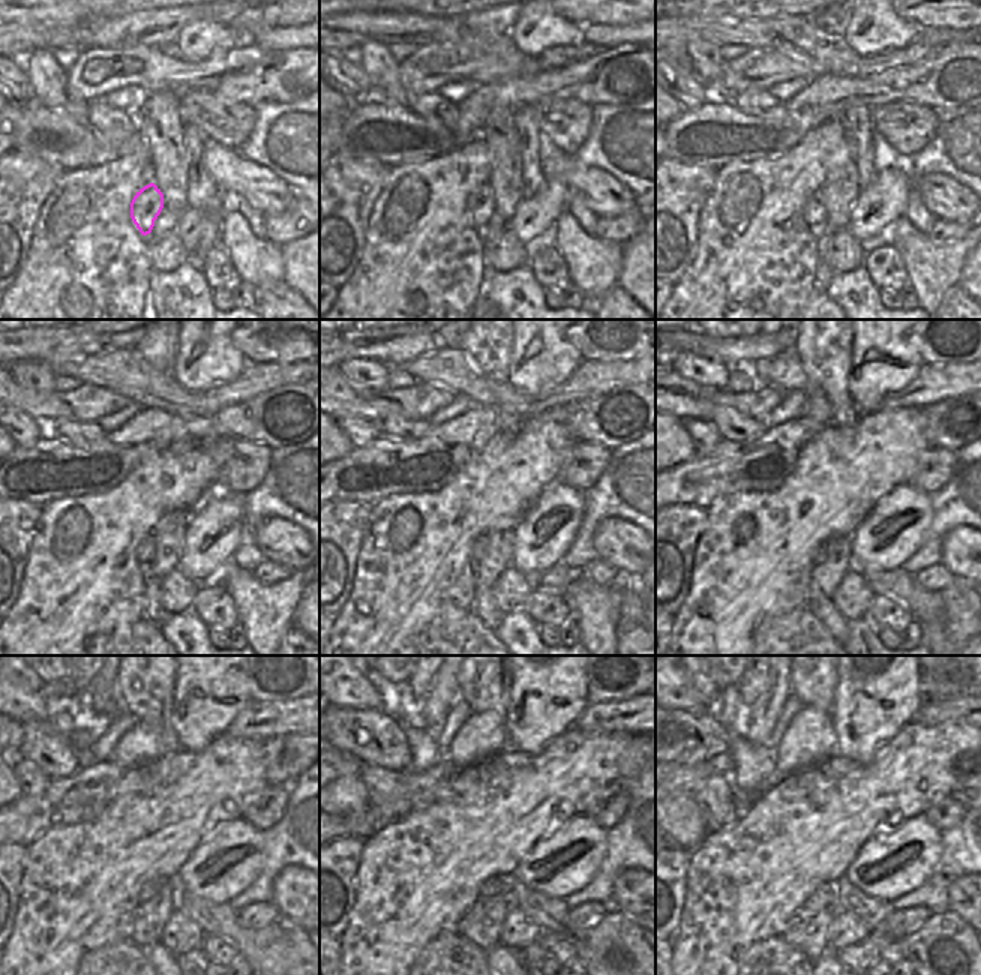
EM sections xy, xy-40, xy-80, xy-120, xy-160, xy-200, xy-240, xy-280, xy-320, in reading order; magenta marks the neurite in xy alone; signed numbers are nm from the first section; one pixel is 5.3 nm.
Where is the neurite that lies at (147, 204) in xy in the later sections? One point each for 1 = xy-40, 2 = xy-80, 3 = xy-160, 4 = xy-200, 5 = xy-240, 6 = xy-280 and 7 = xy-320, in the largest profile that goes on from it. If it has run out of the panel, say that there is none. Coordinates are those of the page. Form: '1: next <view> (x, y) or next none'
1: next xy-40 (480, 204)
2: next xy-80 (815, 210)
3: next xy-160 (480, 546)
4: next xy-200 (819, 555)
5: next xy-240 (153, 885)
6: next xy-280 (497, 887)
7: next xy-320 (825, 896)

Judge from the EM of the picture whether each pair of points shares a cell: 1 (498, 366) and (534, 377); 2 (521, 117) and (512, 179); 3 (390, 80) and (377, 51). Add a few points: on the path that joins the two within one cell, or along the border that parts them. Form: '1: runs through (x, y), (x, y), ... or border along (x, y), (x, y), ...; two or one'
1: border along (515, 335), (507, 380); two
2: border along (510, 111), (519, 140), (522, 171); two
3: runs through (383, 72), (377, 59); one

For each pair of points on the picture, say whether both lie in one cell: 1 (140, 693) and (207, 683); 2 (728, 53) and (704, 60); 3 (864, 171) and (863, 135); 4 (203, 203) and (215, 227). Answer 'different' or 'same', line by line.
1: different
2: different
3: same
4: same

